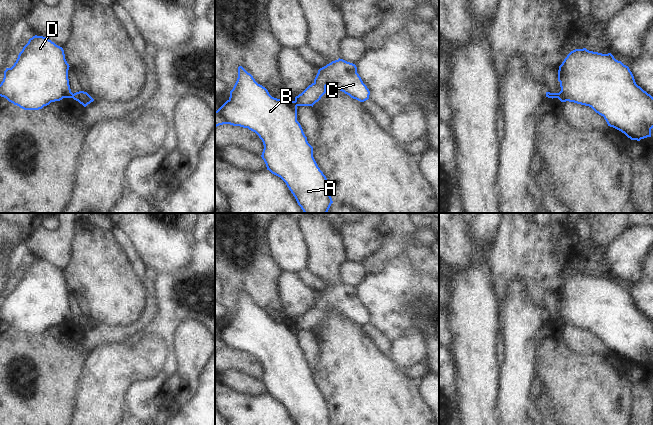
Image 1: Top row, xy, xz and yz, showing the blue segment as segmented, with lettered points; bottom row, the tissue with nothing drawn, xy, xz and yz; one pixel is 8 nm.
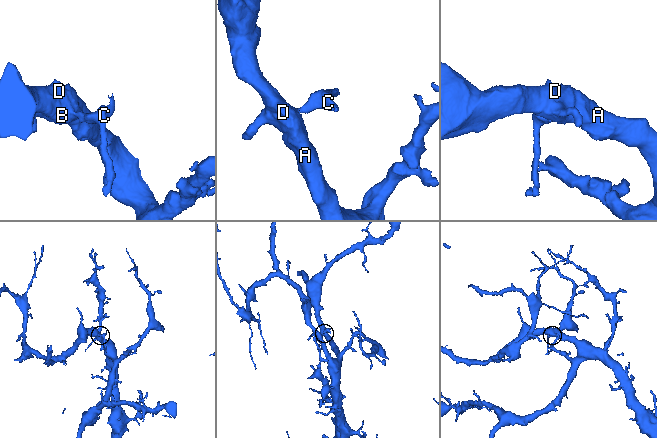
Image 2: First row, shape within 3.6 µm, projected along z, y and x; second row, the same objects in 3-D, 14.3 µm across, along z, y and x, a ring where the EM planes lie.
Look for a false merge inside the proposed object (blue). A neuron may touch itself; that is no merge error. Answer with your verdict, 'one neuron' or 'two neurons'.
two neurons

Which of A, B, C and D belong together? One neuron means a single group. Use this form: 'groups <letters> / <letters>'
groups A B D / C

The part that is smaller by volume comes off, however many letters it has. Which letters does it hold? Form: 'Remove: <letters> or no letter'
Remove: C

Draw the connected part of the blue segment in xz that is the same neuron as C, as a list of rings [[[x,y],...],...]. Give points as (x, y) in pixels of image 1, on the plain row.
[[[339,282],[318,294],[314,306],[295,321],[296,329],[313,331],[326,317],[327,309],[360,326],[369,323],[370,315],[357,297],[356,289]]]

